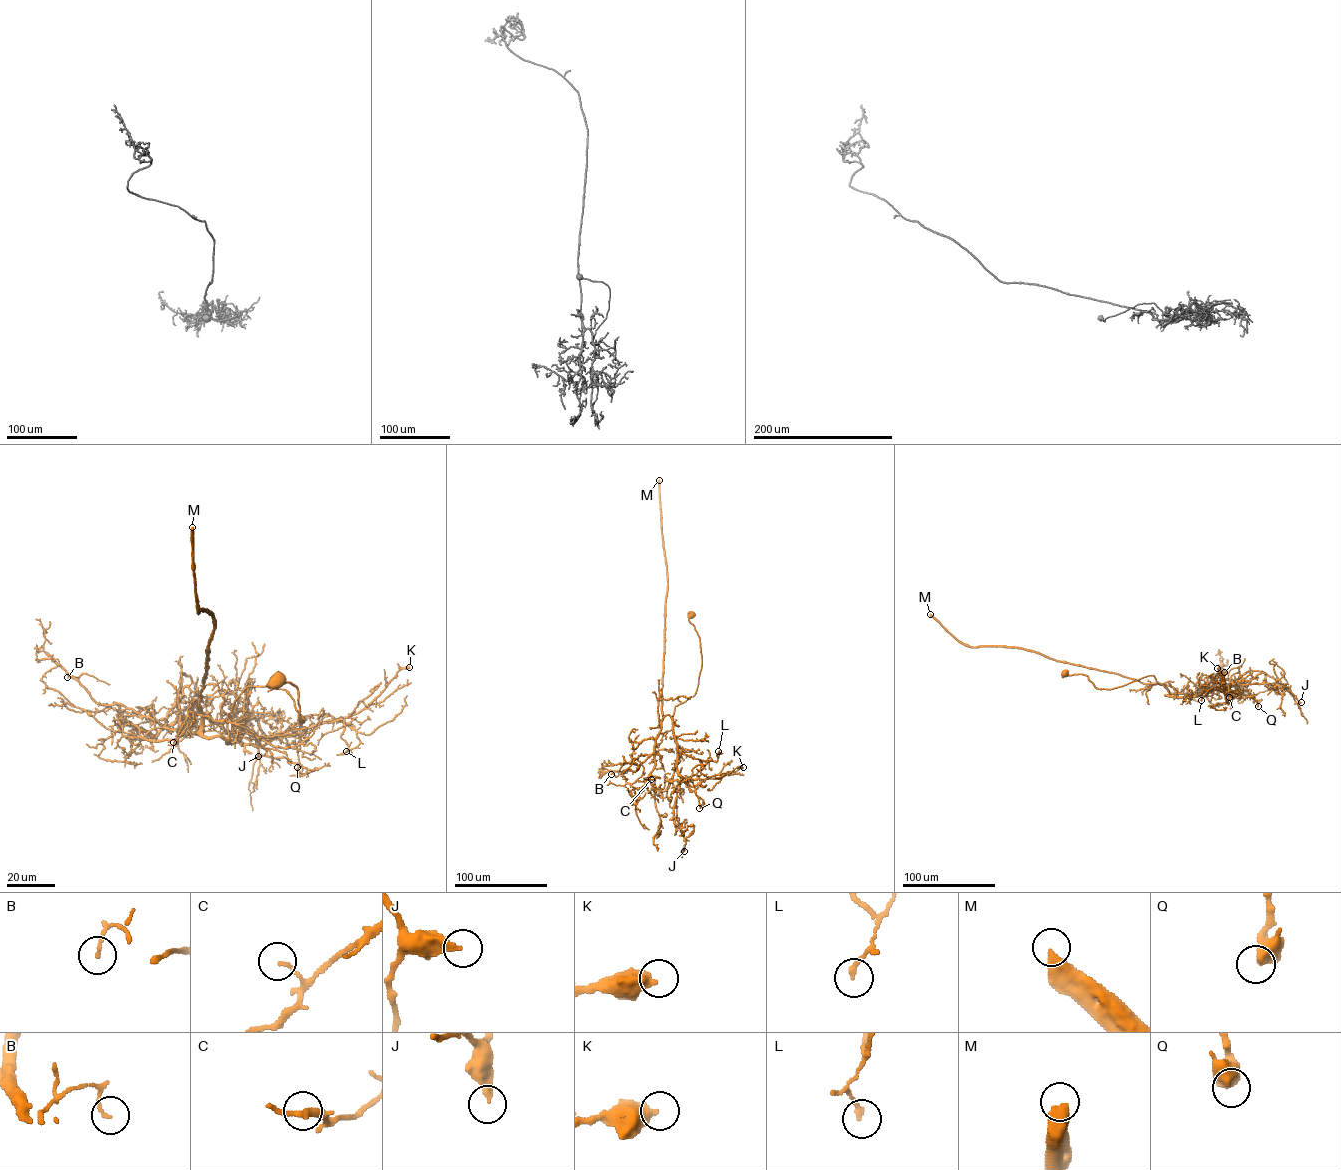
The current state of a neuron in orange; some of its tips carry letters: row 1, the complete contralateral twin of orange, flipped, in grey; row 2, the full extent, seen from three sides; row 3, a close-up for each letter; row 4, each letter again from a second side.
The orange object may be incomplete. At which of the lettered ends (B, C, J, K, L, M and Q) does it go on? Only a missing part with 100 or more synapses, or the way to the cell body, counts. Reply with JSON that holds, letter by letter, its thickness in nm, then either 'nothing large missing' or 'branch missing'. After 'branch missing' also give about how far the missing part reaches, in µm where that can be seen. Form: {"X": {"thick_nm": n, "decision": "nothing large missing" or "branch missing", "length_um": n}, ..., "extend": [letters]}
{"B": {"thick_nm": 130, "decision": "nothing large missing"}, "C": {"thick_nm": 110, "decision": "nothing large missing"}, "J": {"thick_nm": 300, "decision": "nothing large missing"}, "K": {"thick_nm": 480, "decision": "nothing large missing"}, "L": {"thick_nm": 200, "decision": "nothing large missing"}, "M": {"thick_nm": 500, "decision": "branch missing", "length_um": 450}, "Q": {"thick_nm": 420, "decision": "nothing large missing"}, "extend": ["M"]}

